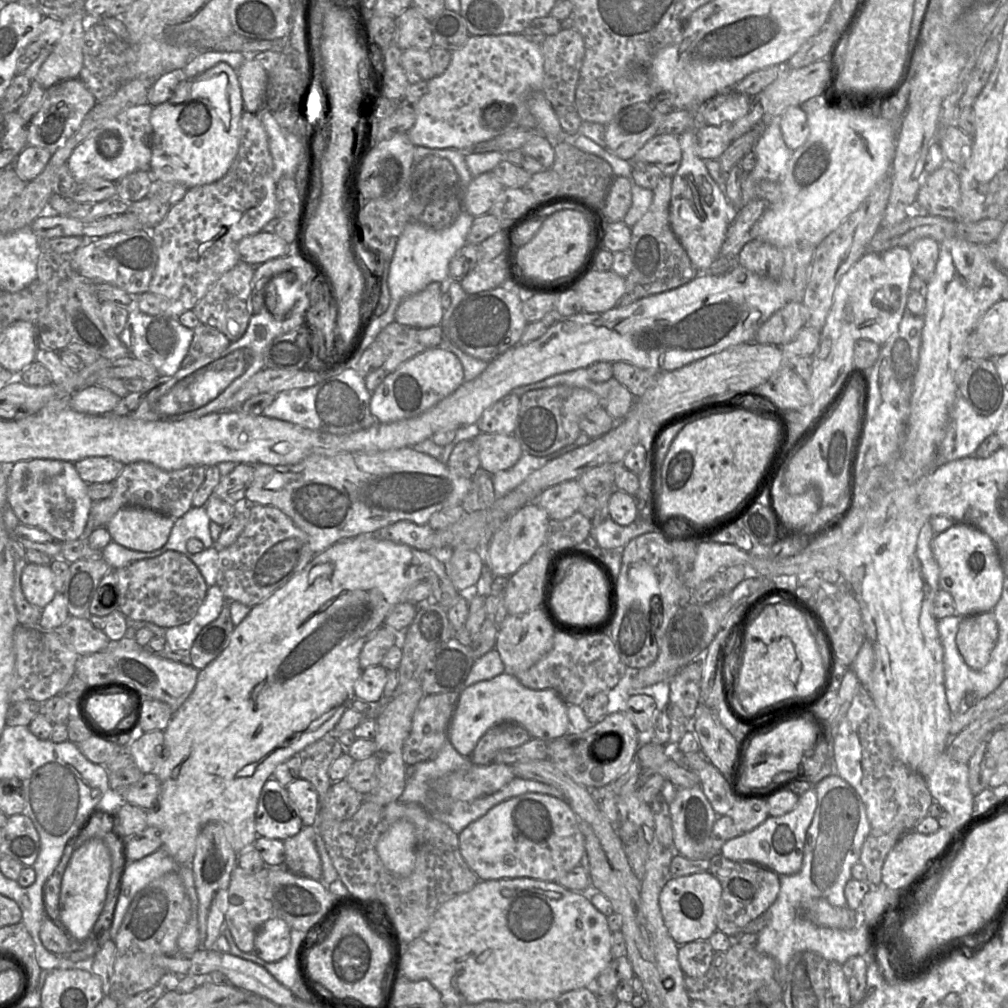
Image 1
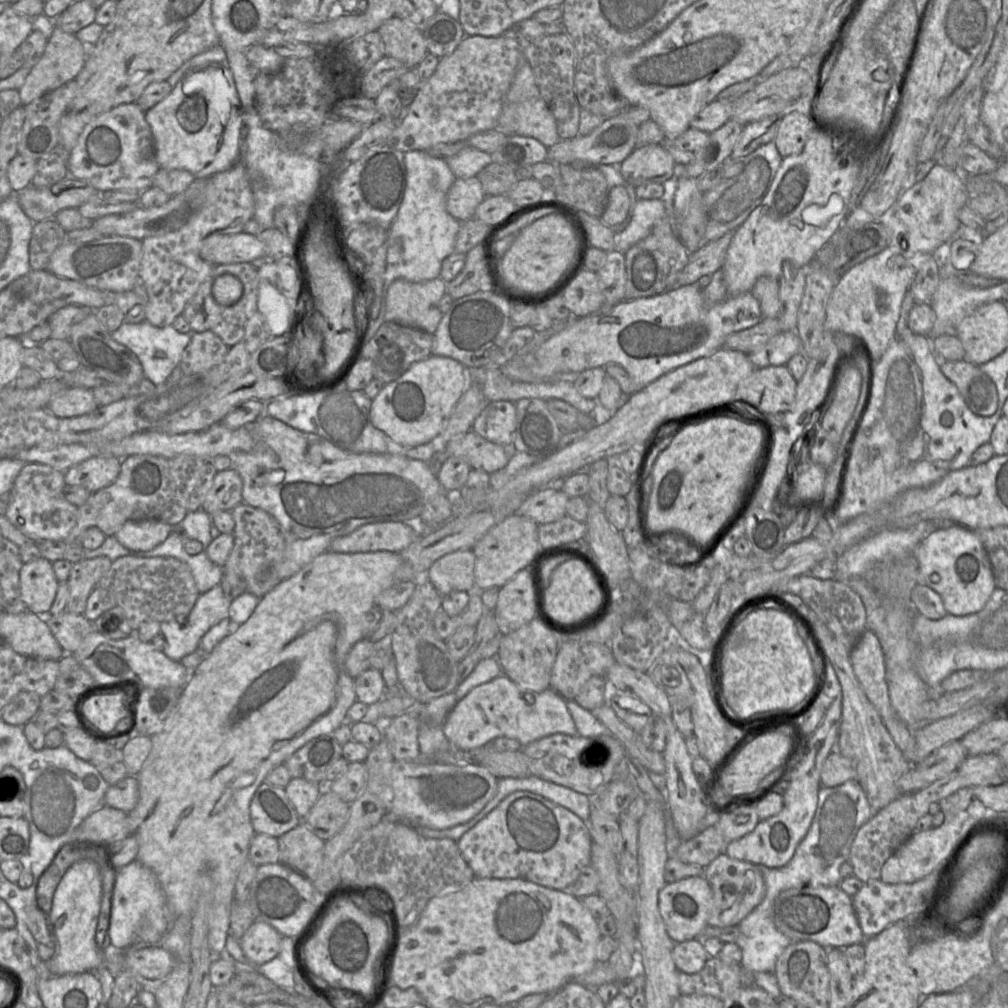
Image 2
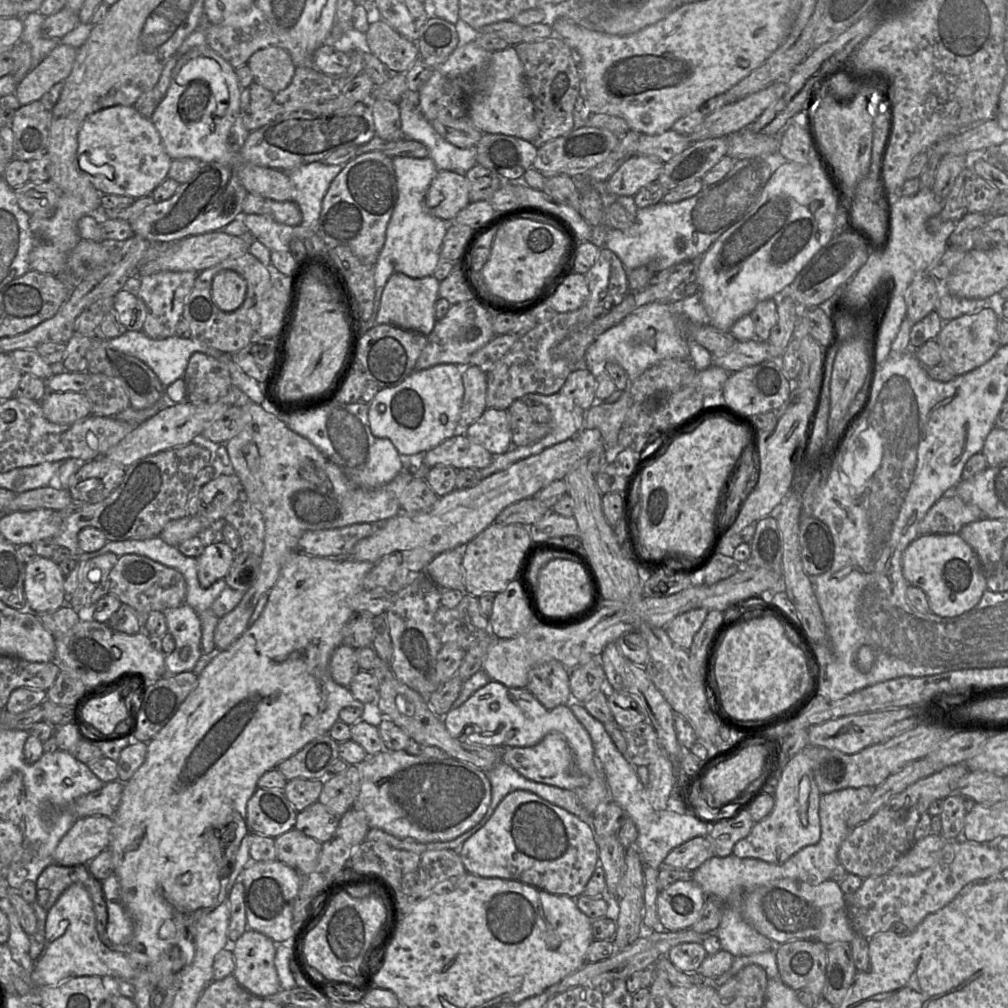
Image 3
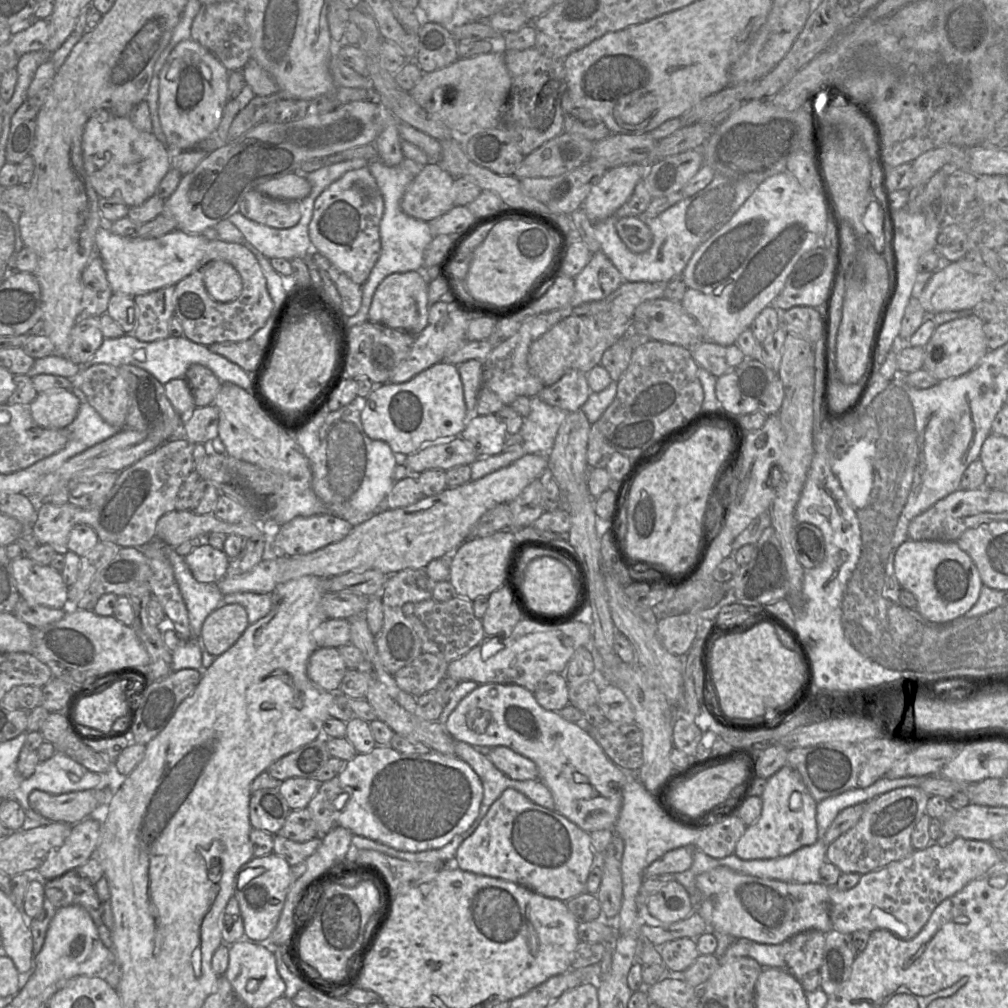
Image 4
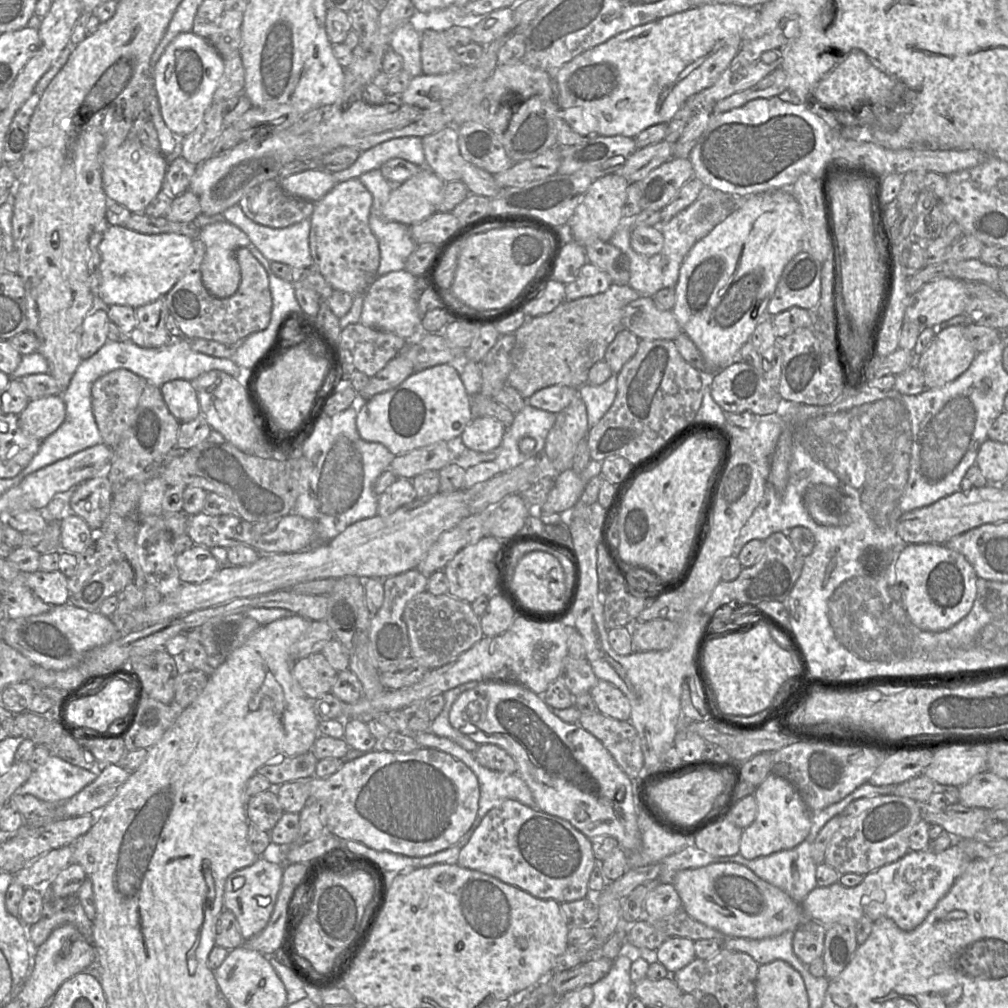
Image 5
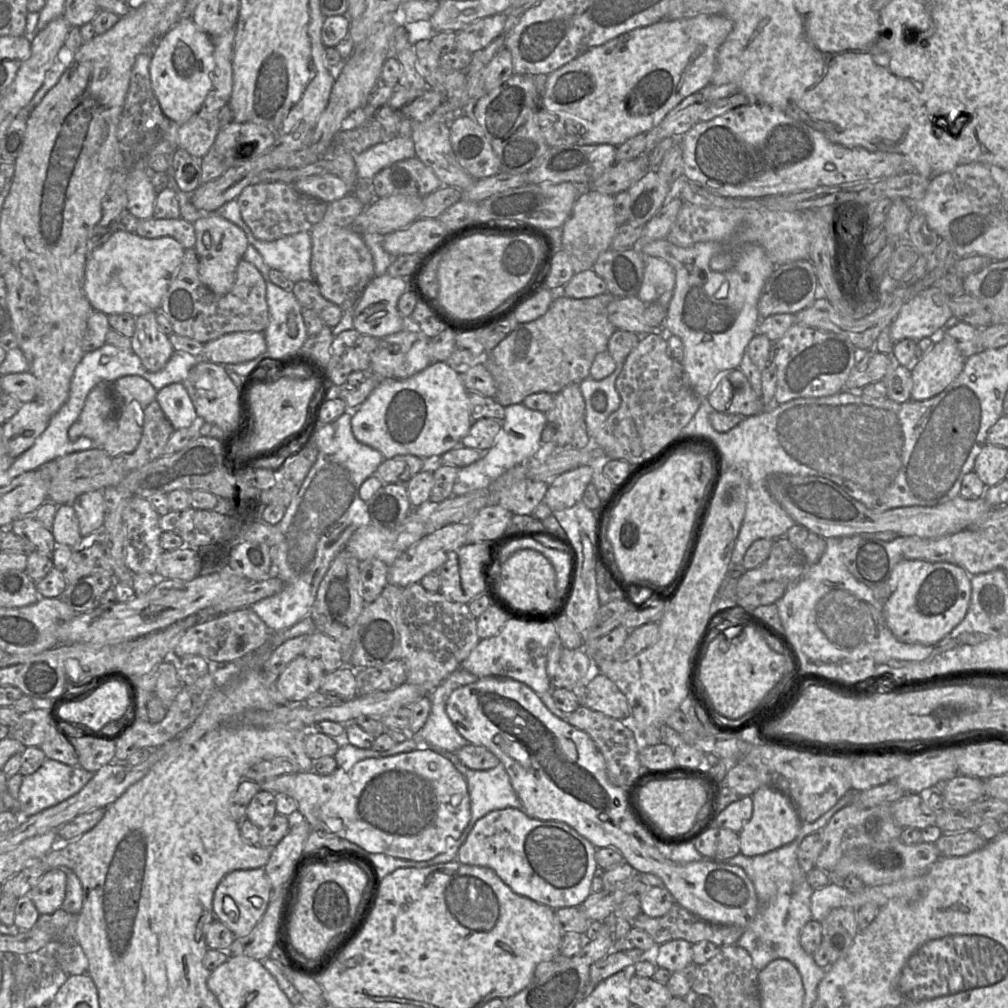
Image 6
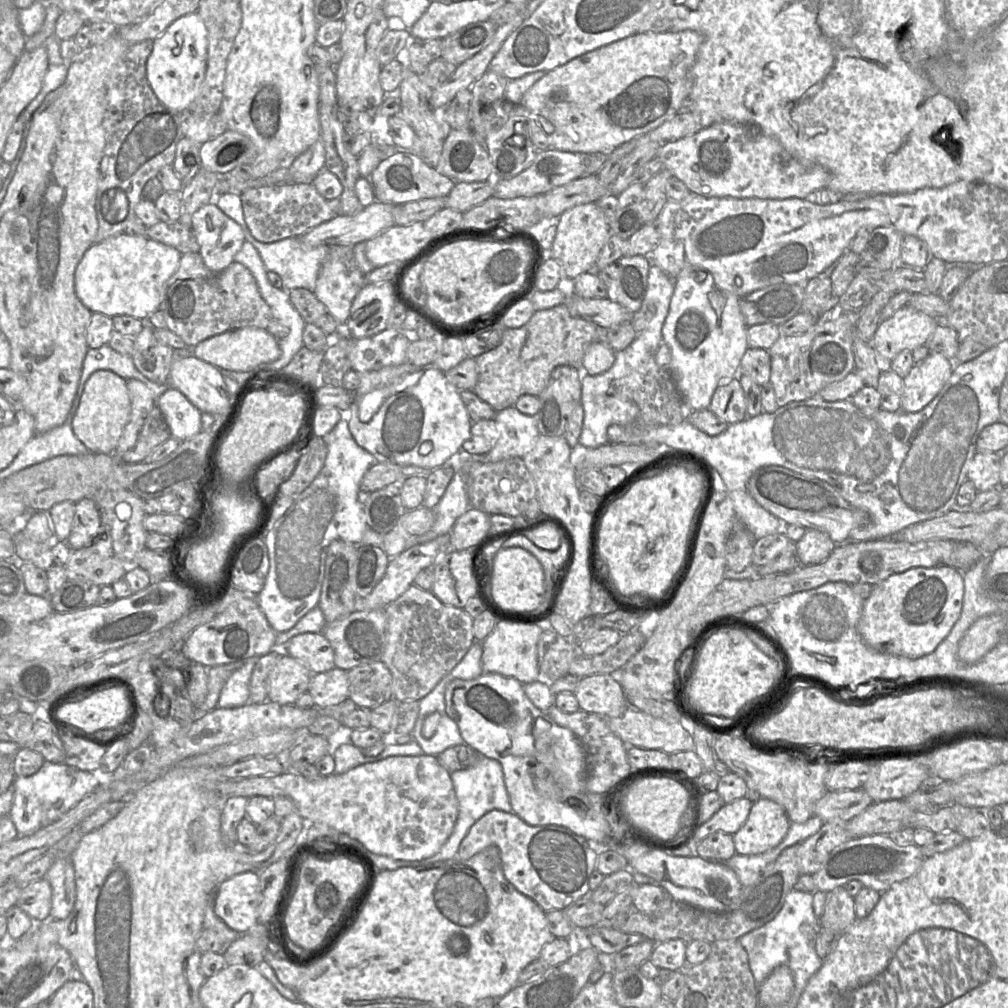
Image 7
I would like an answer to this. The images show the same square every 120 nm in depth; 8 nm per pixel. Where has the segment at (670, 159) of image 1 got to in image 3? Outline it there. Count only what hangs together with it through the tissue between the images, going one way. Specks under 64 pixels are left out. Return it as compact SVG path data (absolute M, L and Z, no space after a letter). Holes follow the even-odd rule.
M634 154L626 159L607 179L608 190L618 196L634 195L644 186L657 181L664 163L656 157Z

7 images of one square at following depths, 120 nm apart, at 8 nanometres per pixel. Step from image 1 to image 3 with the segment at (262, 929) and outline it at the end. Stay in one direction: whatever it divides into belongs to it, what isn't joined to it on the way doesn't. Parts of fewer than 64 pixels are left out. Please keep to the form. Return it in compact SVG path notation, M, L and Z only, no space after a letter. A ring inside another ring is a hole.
M247 929L235 943L231 943L231 950L235 960L233 976L244 989L261 998L269 998L281 990L274 964L276 943L272 939L260 932Z

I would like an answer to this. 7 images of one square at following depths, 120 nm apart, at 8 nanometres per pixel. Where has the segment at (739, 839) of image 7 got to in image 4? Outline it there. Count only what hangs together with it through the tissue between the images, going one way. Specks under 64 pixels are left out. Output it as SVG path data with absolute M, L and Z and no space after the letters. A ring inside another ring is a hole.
M785 765L767 779L761 799L761 815L746 828L738 841L734 852L737 857L742 860L775 859L790 855L817 841L817 802L795 769Z

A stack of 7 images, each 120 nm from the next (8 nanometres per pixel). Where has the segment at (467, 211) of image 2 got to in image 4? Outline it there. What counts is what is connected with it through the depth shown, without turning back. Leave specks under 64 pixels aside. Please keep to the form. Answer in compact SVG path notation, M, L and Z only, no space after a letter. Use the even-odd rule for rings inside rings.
M438 162L420 168L401 198L402 211L410 217L431 222L454 207L451 188L455 178Z

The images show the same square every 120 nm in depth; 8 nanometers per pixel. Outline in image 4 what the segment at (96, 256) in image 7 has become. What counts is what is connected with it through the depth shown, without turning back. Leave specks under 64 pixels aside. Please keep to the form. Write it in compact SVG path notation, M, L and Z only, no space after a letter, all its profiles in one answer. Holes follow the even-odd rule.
M100 227L95 236L95 253L99 254L113 294L130 297L175 286L196 269L205 266L205 254L211 240L203 234L173 230L159 238L122 237Z

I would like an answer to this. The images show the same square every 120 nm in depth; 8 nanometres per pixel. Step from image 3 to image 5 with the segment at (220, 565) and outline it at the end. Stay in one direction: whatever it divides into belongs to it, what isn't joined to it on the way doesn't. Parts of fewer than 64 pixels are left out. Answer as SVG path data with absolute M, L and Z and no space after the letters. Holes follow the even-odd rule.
M197 544L177 554L176 566L181 582L187 583L201 583L221 567L208 548Z

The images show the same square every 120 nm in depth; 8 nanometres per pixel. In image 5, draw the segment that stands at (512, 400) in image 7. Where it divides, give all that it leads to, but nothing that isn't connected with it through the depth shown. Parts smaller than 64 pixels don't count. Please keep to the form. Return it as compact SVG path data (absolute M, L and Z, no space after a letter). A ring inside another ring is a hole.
M612 283L605 292L564 300L547 314L527 318L514 332L507 384L525 399L552 385L581 387L588 381L590 368L604 359L606 349L617 333L626 329L623 323L625 307L641 296L628 284Z

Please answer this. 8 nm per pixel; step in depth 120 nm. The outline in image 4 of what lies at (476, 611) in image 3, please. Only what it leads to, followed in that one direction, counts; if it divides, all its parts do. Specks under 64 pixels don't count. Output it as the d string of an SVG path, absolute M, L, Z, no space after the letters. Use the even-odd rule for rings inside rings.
M460 596L444 602L433 598L416 603L408 602L403 606L403 613L421 639L422 652L435 654L447 662L465 655L486 635L482 620L474 614L473 601Z

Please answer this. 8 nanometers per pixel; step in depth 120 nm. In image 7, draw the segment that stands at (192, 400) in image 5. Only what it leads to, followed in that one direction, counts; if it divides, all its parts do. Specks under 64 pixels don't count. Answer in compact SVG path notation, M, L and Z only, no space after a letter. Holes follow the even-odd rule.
M170 387L157 399L157 406L174 438L184 441L202 431L202 412L180 390Z

